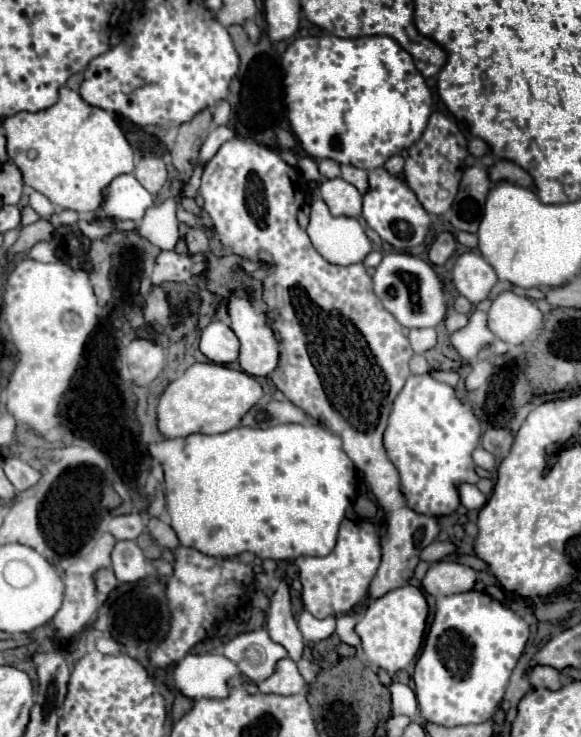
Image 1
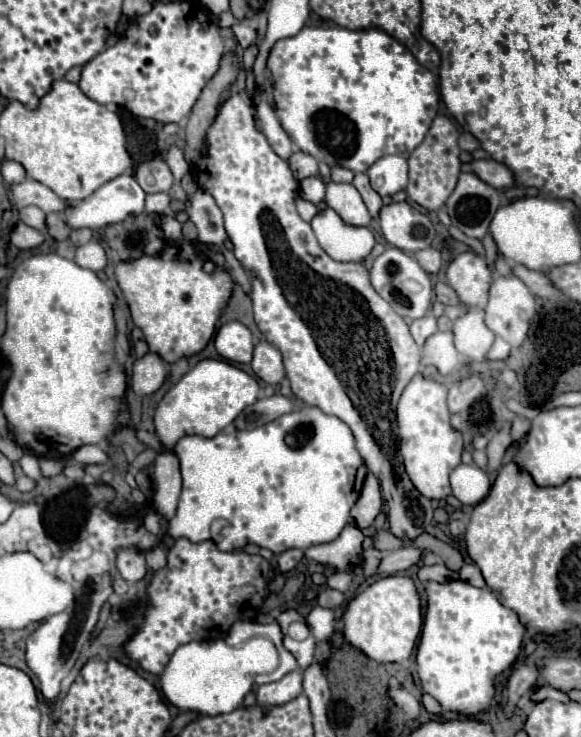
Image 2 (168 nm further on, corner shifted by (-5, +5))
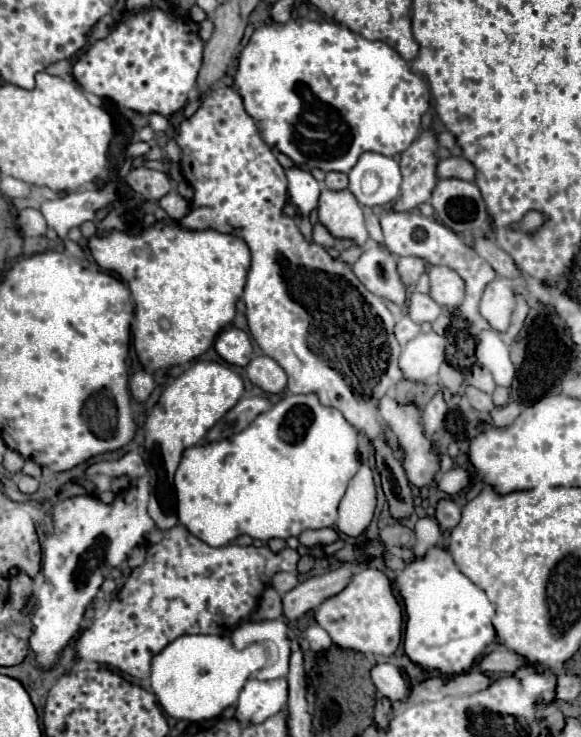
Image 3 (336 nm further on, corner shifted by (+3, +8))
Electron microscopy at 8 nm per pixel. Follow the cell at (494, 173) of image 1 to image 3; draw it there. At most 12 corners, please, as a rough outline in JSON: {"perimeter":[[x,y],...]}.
{"perimeter":[[445,158],[437,178],[475,180],[475,168],[465,158]]}

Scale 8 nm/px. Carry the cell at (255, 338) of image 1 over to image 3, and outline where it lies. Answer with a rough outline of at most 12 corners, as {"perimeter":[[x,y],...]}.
{"perimeter":[[269,356],[253,358],[247,378],[269,394],[287,386],[285,370]]}

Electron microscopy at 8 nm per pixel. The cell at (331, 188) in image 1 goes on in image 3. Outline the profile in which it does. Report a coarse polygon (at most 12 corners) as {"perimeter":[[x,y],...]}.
{"perimeter":[[323,190],[319,222],[365,246],[363,212],[349,190]]}

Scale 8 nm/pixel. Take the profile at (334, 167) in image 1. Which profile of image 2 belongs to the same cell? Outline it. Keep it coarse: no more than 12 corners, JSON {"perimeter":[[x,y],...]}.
{"perimeter":[[335,165],[331,179],[337,183],[349,183],[353,173],[345,167]]}

